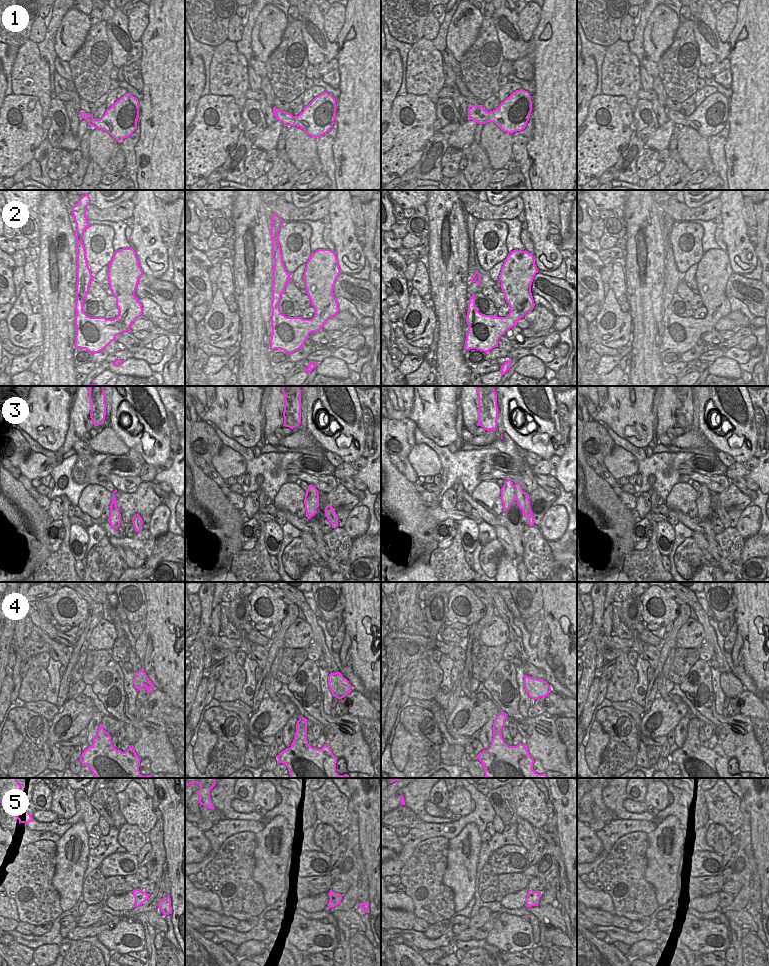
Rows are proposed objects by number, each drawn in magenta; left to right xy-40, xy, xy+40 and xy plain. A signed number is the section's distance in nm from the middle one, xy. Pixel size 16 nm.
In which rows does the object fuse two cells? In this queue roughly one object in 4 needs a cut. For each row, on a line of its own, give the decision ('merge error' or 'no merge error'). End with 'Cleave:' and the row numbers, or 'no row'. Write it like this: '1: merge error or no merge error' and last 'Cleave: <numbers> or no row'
1: no merge error
2: no merge error
3: merge error
4: no merge error
5: no merge error
Cleave: 3

